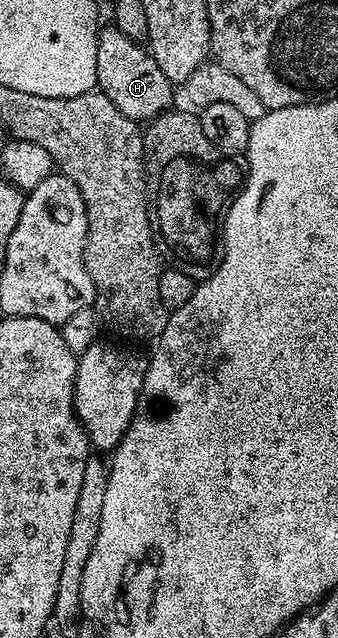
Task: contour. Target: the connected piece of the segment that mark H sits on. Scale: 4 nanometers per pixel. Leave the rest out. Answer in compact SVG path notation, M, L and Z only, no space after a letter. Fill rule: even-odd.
M112 24L105 25L98 36L96 85L99 93L105 94L114 108L118 108L118 112L130 116L137 124L151 122L173 105L174 84L168 79L166 72L158 68L151 53L141 43L122 36L122 32L118 32Z

